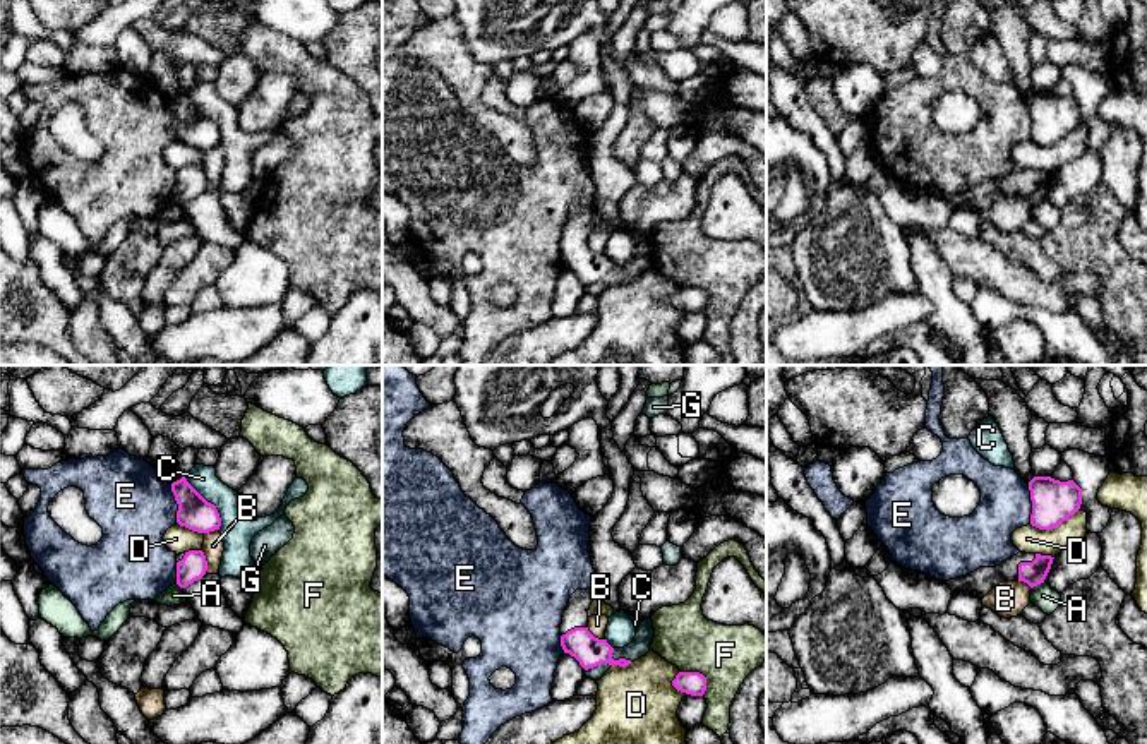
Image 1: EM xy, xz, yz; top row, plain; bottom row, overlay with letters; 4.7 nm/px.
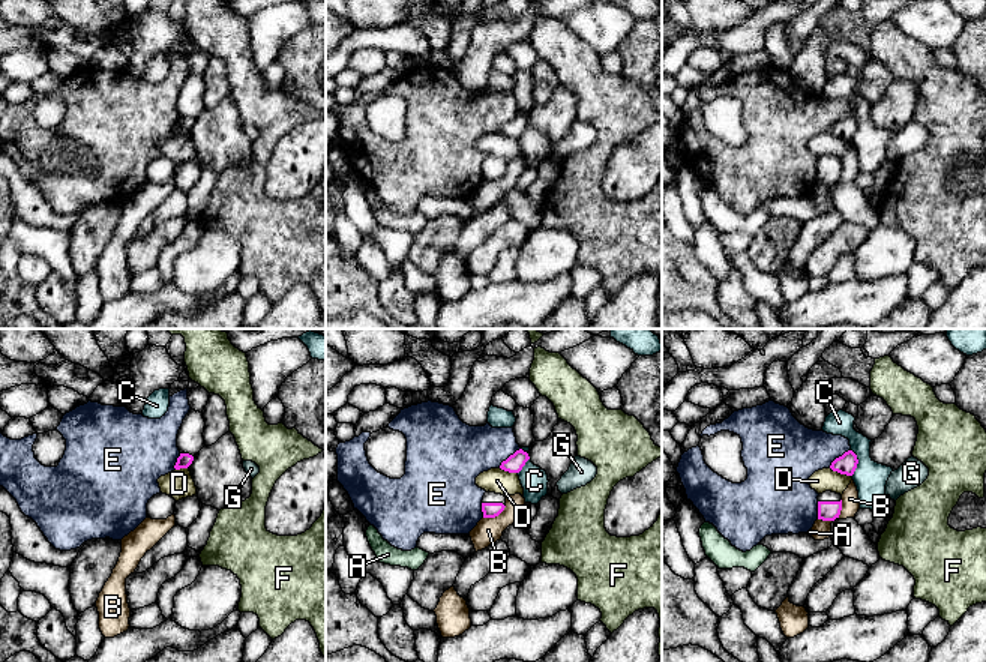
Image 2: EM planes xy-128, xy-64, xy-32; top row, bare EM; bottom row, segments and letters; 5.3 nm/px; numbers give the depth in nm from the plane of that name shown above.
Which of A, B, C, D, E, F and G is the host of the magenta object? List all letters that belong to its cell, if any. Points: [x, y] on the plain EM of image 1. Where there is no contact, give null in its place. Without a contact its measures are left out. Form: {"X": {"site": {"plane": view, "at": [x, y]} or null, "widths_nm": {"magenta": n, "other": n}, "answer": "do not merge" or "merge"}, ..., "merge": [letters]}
{"A": {"site": {"plane": "yz", "at": [1038, 199]}, "widths_nm": {"magenta": 120, "other": 110}, "answer": "do not merge"}, "B": {"site": {"plane": "xy", "at": [206, 177]}, "widths_nm": {"magenta": 120, "other": 100}, "answer": "do not merge"}, "C": {"site": {"plane": "xy", "at": [210, 119]}, "widths_nm": {"magenta": 160, "other": 160}, "answer": "do not merge"}, "D": {"site": {"plane": "yz", "at": [1053, 143]}, "widths_nm": {"magenta": 200, "other": 130}, "answer": "do not merge"}, "E": {"site": {"plane": "yz", "at": [1032, 120]}, "widths_nm": {"magenta": 200, "other": 240}, "answer": "do not merge"}, "F": {"site": {"plane": "xz", "at": [702, 290]}, "widths_nm": {"magenta": 110, "other": 280}, "answer": "do not merge"}, "G": {"site": {"plane": "xz", "at": [619, 275]}, "widths_nm": {"magenta": 140, "other": 90}, "answer": "do not merge"}, "merge": []}

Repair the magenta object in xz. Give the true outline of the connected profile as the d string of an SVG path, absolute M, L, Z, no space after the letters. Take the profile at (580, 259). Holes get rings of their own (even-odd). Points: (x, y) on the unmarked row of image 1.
M593 204L576 206L571 211L562 230L561 262L564 269L574 273L585 286L602 279L626 283L631 276L614 276L614 264L607 255L598 255L588 247L588 226L593 213Z

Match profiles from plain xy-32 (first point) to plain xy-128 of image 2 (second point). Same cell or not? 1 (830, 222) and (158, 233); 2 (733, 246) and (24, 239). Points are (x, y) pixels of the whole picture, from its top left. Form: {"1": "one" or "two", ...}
{"1": "two", "2": "one"}

